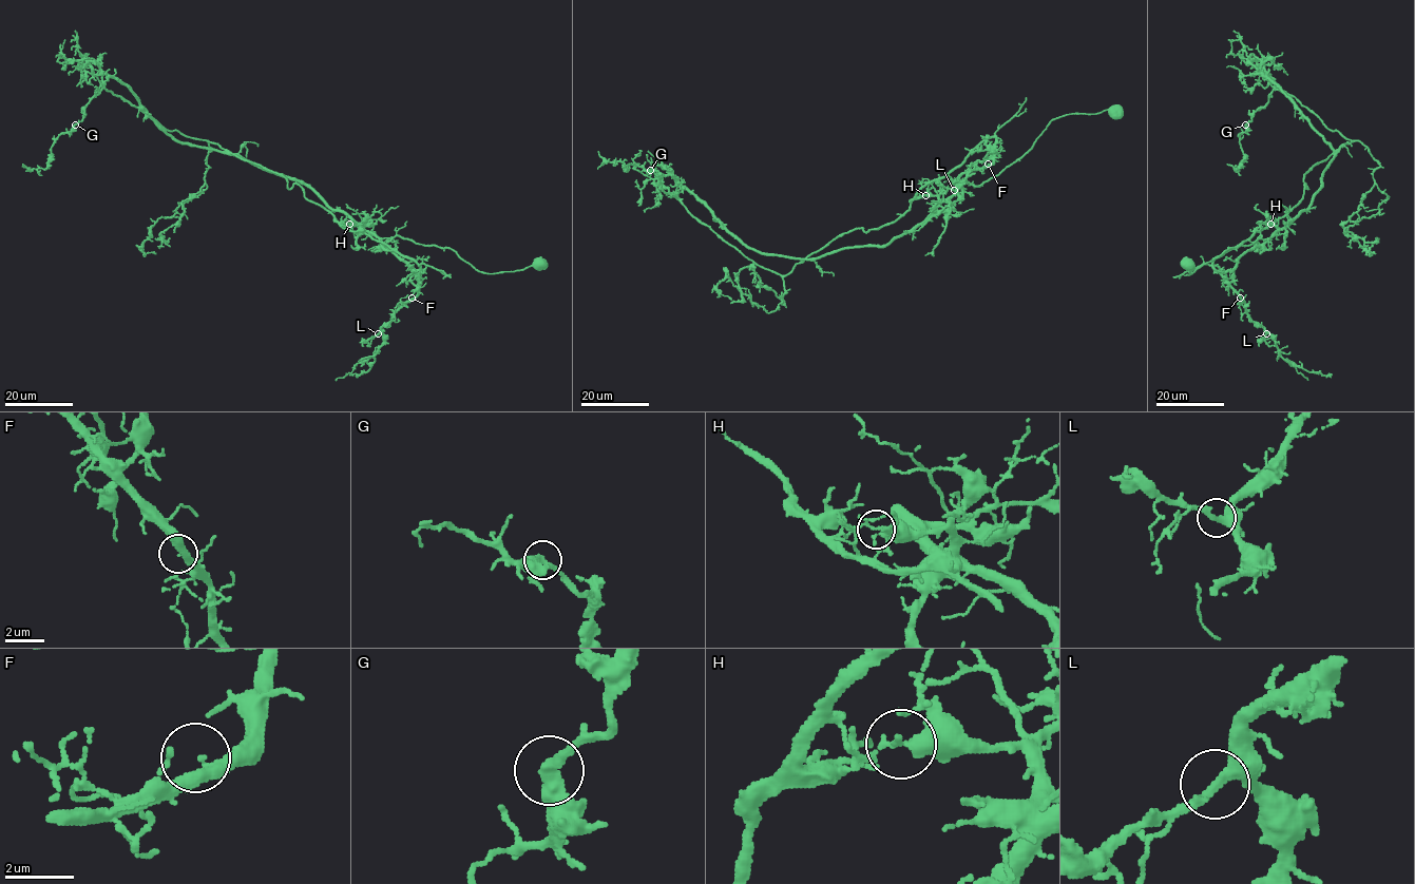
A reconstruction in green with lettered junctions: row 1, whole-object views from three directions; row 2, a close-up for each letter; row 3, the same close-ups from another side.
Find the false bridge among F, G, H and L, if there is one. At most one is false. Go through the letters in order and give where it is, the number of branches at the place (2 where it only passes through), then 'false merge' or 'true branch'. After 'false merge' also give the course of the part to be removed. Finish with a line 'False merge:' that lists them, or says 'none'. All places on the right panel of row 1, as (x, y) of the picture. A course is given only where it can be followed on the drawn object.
F: at (1240, 298); 2 branches meet; true branch
G: at (1245, 125); 2 branches meet; true branch
H: at (1270, 224); 2 branches meet; false merge; foreign part runs (1270, 224), (1303, 196), (1303, 176), (1352, 140), (1275, 88), (1240, 136), (1243, 161), (1237, 169), (1226, 164)
L: at (1266, 333); 2 branches meet; true branch
False merge: H

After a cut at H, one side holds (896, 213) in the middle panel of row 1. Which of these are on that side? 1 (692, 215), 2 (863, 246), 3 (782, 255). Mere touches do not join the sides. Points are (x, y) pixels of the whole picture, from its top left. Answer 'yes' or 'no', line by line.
1: yes
2: no
3: no

